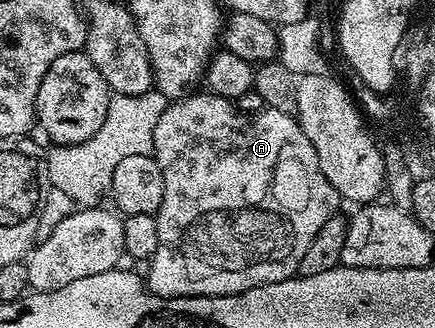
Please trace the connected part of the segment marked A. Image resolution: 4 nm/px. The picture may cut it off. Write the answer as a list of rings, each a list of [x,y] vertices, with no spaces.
[[[188,93],[183,99],[167,102],[164,113],[160,113],[160,121],[156,121],[153,157],[160,165],[160,173],[164,173],[164,201],[160,201],[160,209],[156,216],[160,245],[156,245],[156,253],[149,260],[151,275],[148,278],[148,289],[153,295],[163,297],[235,295],[265,283],[279,283],[285,279],[295,278],[298,275],[300,261],[304,261],[308,245],[312,245],[312,237],[320,233],[324,221],[336,214],[339,210],[338,203],[340,204],[338,191],[320,169],[320,161],[316,157],[316,149],[312,149],[312,141],[304,137],[304,129],[294,115],[269,109],[242,110],[237,102],[219,95],[194,94],[198,93]]]

